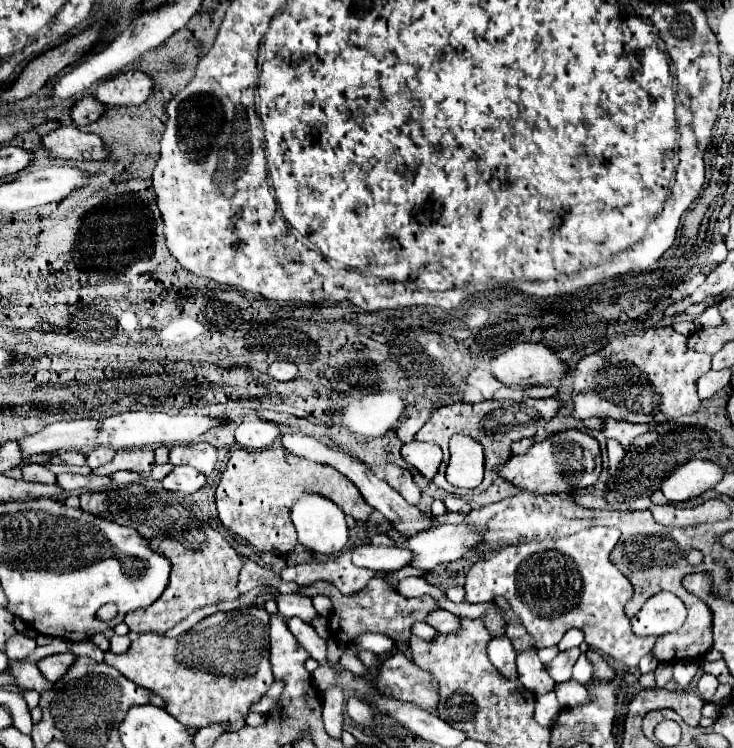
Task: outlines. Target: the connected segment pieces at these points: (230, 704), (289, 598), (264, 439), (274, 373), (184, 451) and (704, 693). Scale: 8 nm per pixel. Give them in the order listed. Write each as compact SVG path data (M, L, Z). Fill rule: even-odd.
M262 606L216 612L178 638L140 634L124 654L106 652L104 662L134 684L162 696L166 710L178 722L192 728L226 724L228 732L238 732L246 726L250 708L274 680L268 660L268 618Z
M278 594L274 596L276 602L278 602L278 610L284 618L292 618L292 616L298 616L302 618L304 622L312 622L318 612L312 604L312 598L308 596L302 596L302 594Z
M250 416L236 428L236 442L248 450L264 450L280 436L280 428L274 422Z
M274 362L268 370L268 374L274 378L274 380L280 380L280 382L286 382L286 380L292 380L296 376L298 368L296 364L290 364L290 362Z
M206 442L190 444L190 446L174 446L170 448L170 462L174 466L194 466L196 470L210 474L216 466L216 448Z
M702 674L700 680L698 680L698 694L704 698L704 700L710 700L718 688L718 680L712 676L712 674Z

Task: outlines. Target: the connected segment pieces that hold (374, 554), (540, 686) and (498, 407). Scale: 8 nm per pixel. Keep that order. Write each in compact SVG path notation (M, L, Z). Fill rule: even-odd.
M362 544L352 548L352 564L360 568L370 568L370 570L400 570L408 566L408 560L412 560L412 554L408 550L400 550L396 546L372 546L372 544Z
M534 648L520 654L520 658L518 658L520 682L524 684L526 690L534 692L536 696L550 692L550 690L556 686L556 682L554 682L550 676L546 676L546 672L544 672L542 668L544 668L544 666L542 666L542 662L538 660Z
M524 398L524 400L484 400L478 404L450 404L450 406L442 406L438 408L430 420L424 424L424 428L414 436L420 442L436 442L440 444L440 448L444 450L444 462L440 464L438 474L434 476L434 484L438 488L444 488L448 492L458 492L456 488L452 488L446 482L446 464L448 464L448 440L452 434L468 434L476 440L480 440L480 444L484 446L486 452L486 476L484 476L484 484L480 484L476 490L462 490L462 498L466 496L476 496L480 492L484 492L496 478L498 478L498 466L504 466L508 462L508 458L512 456L510 444L522 438L532 438L538 434L540 424L544 428L544 424L556 414L556 410L560 408L560 400L556 398L542 398L542 400L534 400L534 398Z

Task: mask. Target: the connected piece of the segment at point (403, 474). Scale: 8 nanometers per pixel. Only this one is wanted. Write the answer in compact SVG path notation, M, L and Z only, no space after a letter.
M384 464L384 480L392 488L396 488L404 496L404 500L408 500L408 504L418 504L420 488L406 468L400 468L396 464Z

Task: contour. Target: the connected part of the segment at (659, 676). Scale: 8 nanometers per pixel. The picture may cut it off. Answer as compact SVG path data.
M658 664L656 672L656 688L664 688L668 680L672 680L672 670L670 670L670 664Z

